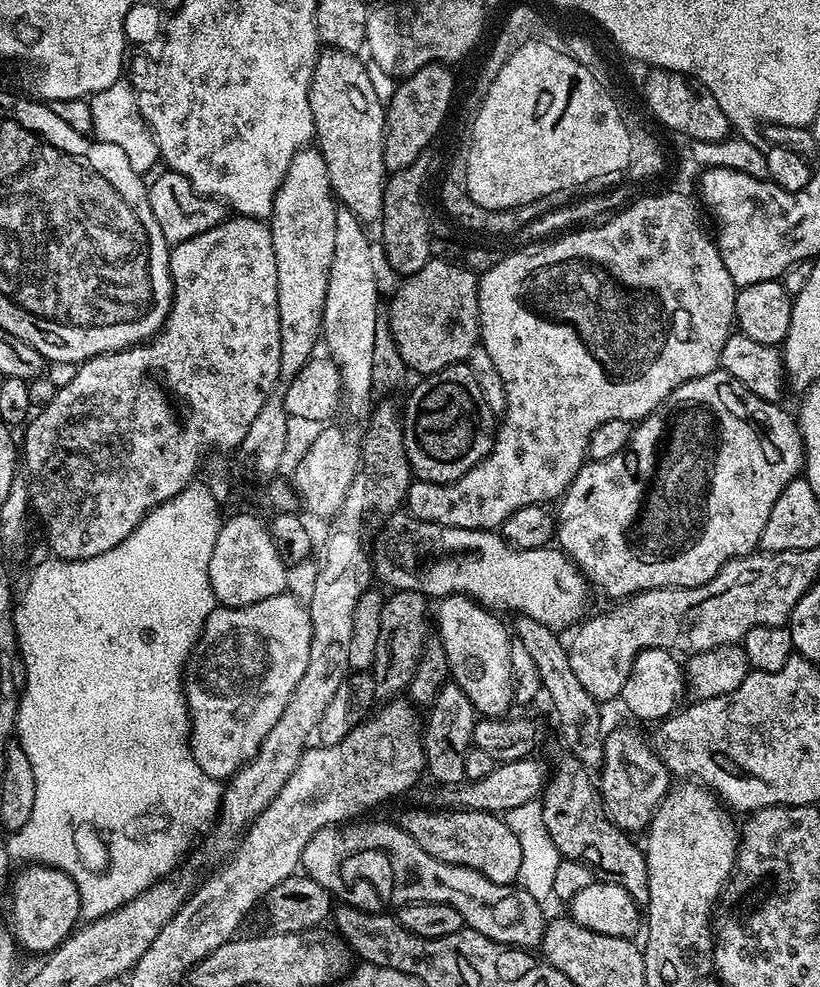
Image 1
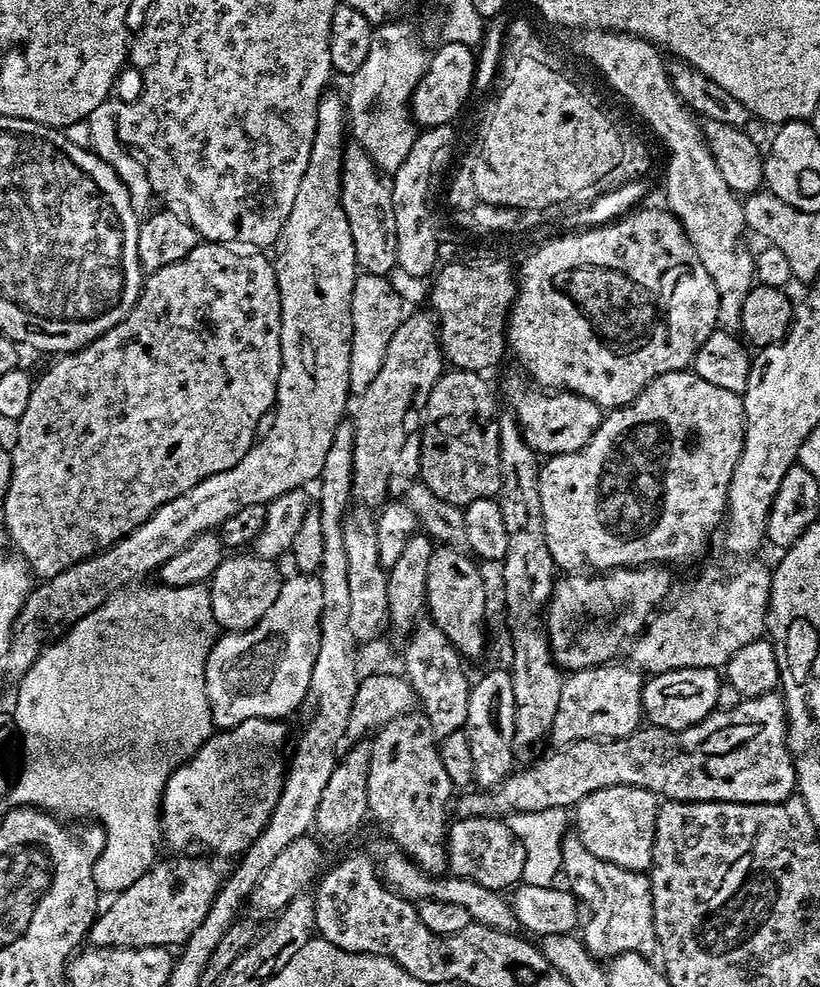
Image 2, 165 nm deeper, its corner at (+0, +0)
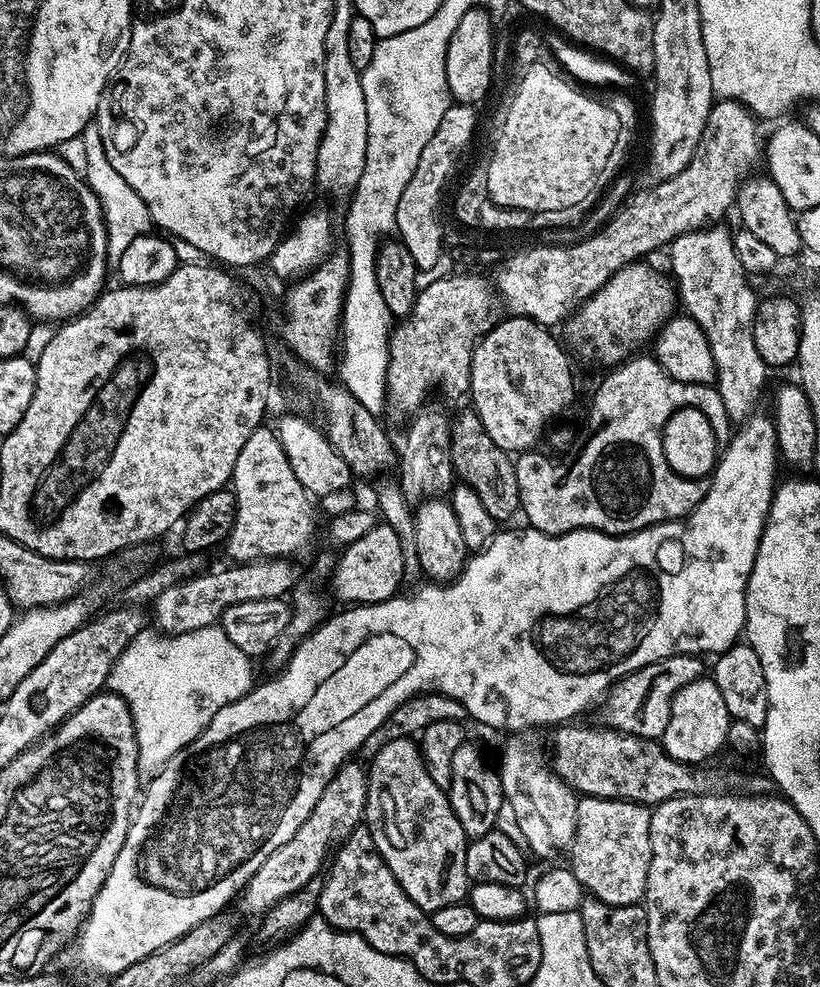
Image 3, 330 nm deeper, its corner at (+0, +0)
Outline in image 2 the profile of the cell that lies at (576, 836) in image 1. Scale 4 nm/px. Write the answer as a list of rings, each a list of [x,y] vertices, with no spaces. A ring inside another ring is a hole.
[[[572,830],[562,842],[562,876],[568,879],[567,887],[577,901],[588,907],[588,921],[582,924],[582,939],[591,956],[607,962],[627,952],[651,957],[657,951],[654,898],[648,872],[626,870],[614,866],[614,862],[594,858],[594,854],[586,850],[579,833]]]

